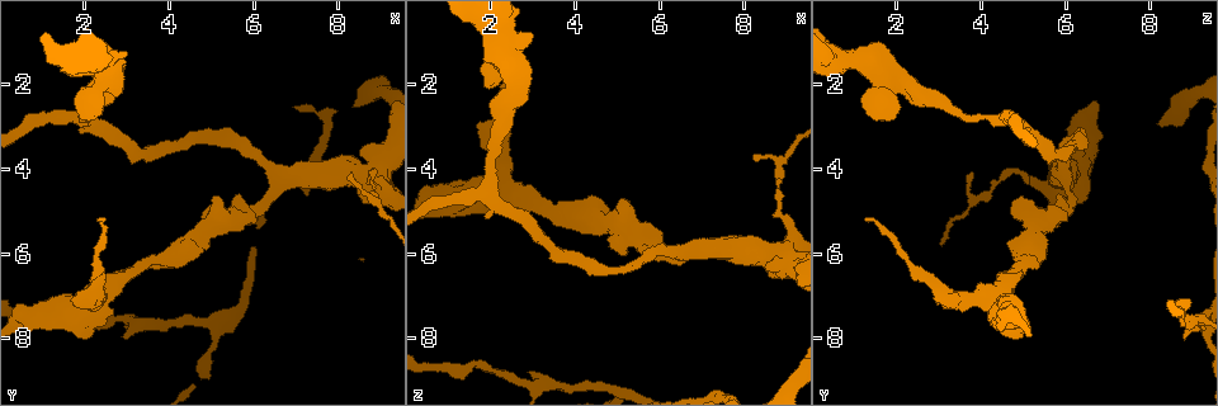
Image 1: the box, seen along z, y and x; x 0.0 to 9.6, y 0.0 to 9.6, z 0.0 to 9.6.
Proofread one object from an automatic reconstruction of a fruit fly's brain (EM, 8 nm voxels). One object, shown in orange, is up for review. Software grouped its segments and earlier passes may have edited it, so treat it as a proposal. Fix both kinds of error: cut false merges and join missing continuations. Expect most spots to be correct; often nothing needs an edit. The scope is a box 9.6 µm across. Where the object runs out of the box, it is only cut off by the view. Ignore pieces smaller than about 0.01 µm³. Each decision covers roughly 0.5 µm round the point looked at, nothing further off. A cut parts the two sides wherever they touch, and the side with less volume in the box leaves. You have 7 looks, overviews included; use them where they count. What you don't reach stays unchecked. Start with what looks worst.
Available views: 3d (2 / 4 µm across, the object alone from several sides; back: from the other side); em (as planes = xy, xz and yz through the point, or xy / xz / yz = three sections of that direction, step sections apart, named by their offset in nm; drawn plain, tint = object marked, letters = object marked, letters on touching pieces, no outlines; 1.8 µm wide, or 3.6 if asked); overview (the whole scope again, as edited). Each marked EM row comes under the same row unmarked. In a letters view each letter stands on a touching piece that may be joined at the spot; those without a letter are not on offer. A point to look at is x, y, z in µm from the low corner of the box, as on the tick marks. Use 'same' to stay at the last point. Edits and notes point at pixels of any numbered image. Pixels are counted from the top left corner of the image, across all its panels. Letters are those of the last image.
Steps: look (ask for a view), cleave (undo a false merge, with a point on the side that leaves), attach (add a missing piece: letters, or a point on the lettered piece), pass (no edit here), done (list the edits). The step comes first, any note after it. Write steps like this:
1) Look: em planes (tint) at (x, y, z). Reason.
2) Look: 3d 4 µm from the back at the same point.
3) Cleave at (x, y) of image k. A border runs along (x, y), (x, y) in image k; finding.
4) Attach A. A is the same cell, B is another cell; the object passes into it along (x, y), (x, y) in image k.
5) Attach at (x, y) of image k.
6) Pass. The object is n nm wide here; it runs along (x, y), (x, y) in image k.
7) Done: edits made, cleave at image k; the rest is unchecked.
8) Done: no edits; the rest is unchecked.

Look: 3d 2 µm at (2.90, 8.05, 8.85). Free end.

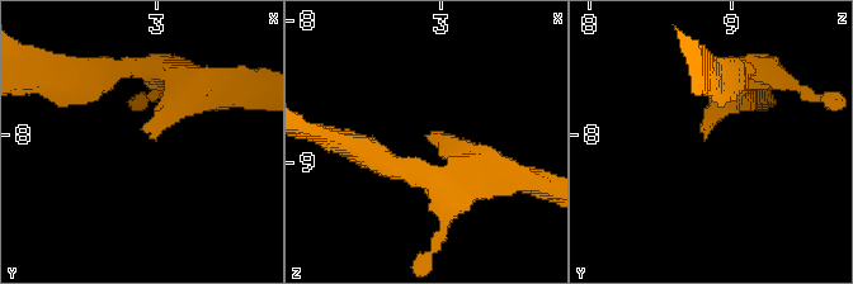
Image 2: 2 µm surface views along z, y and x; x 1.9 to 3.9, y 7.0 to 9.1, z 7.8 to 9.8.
Look: em planes (letters) at (2.94, 7.98, 8.80).

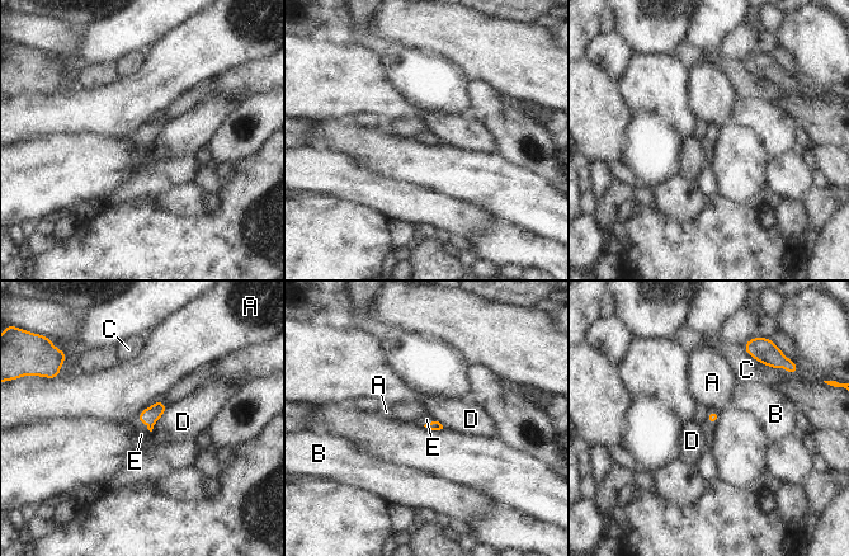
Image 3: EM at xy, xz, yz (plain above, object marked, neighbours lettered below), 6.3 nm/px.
Attach E. E is the same cell, A, B, C and D are other cells; it goes on there.

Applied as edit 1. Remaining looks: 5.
Look: 3d 4 µm at (1.70, 7.15, 2.95). An open end.

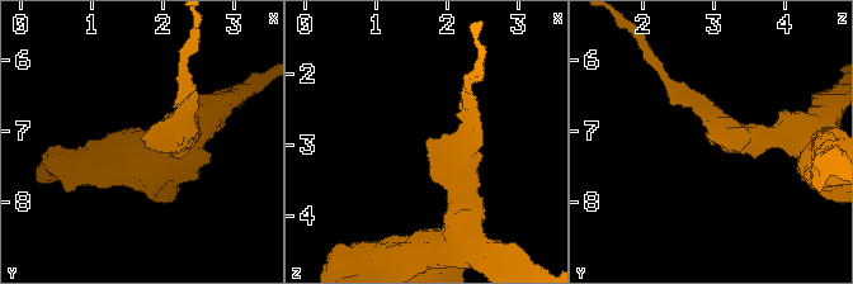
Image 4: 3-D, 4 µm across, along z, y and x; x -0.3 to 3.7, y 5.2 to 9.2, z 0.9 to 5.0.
Look: em xz step 4 (letters) at (1.70, 7.15, 2.95).

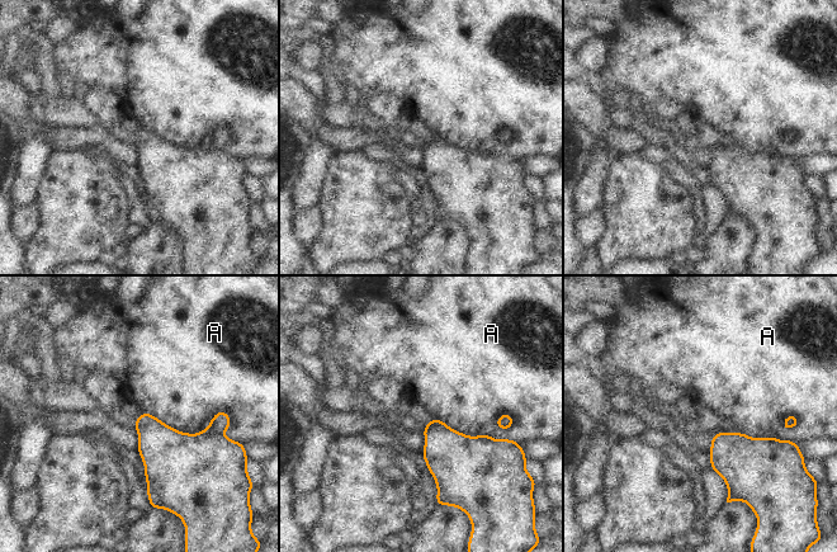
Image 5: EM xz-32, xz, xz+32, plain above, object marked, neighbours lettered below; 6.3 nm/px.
Pass. The longest contact is with A, 500 nm; A is another cell; a border runs along (225, 410), (195, 433), (145, 411) in image 5; none of them fits.

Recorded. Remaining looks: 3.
Look: em xz step 16 (tint) at (2.45, 5.20, 1.30).

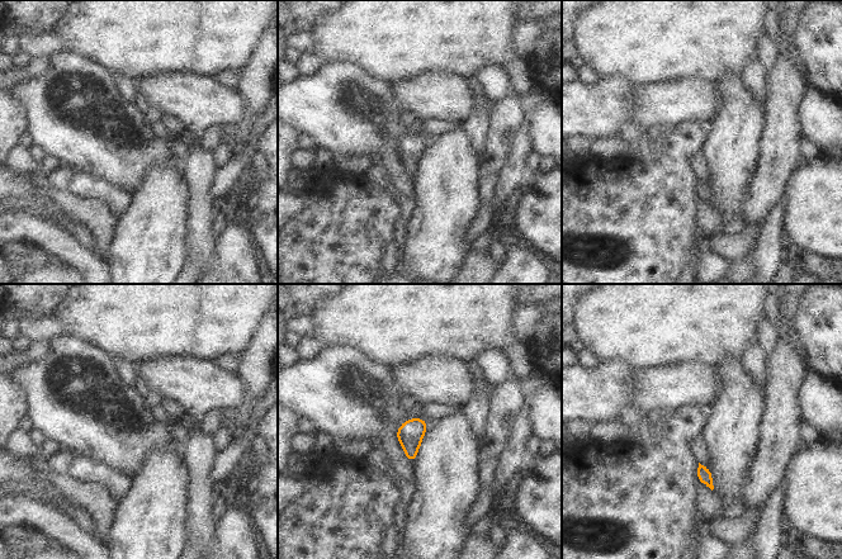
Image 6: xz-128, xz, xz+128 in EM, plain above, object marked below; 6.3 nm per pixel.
Look: em planes (letters) at the same point. Another direction.

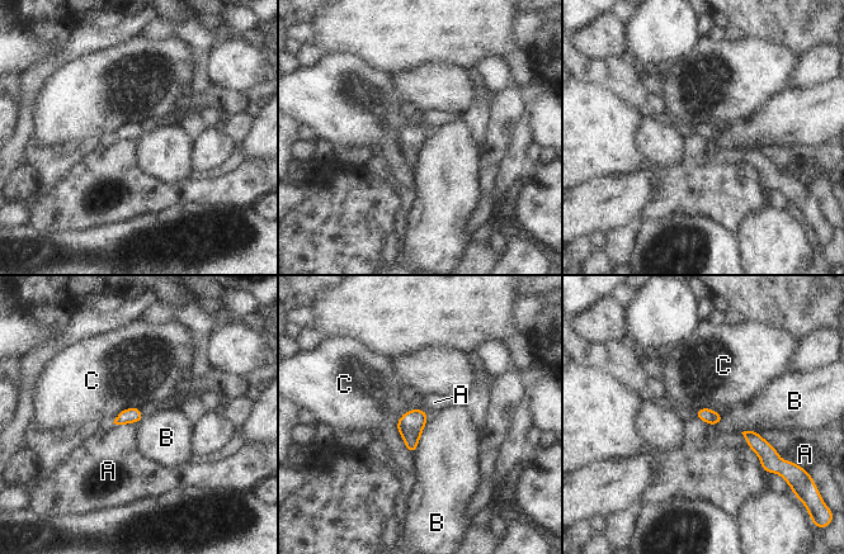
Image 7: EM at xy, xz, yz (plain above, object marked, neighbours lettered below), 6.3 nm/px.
Pass. The object is 90 nm wide here; A, B and C are other cells; a border runs along (745, 443), (767, 473) in image 7; none of them fits.

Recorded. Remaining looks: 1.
Done: edits made, attach at image 3; the rest is unchecked.

